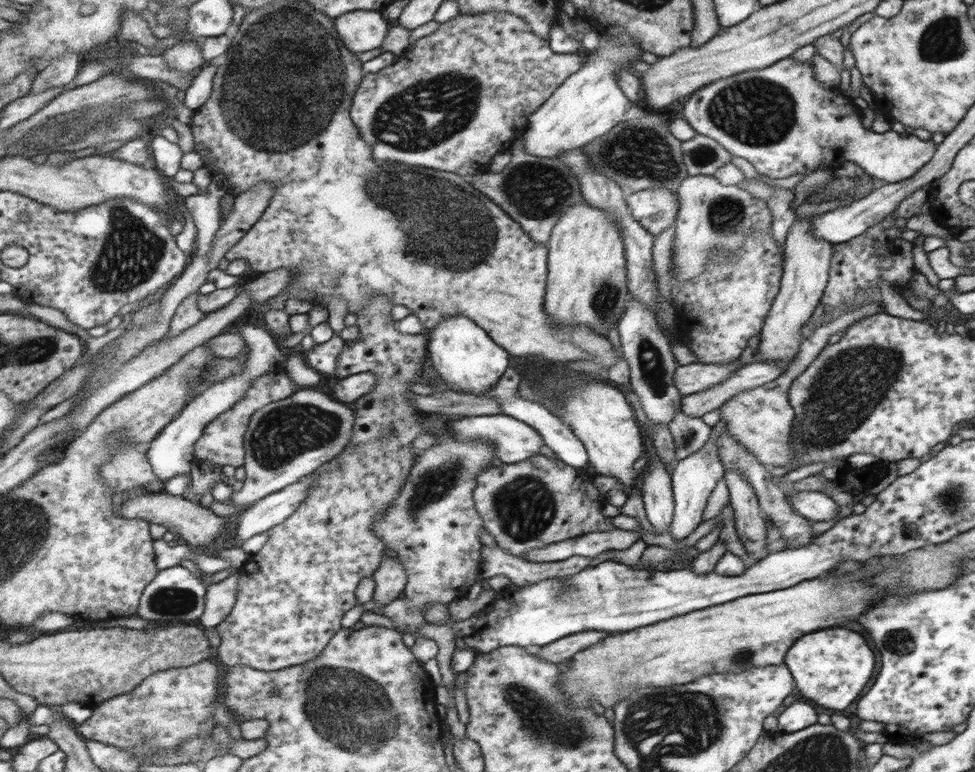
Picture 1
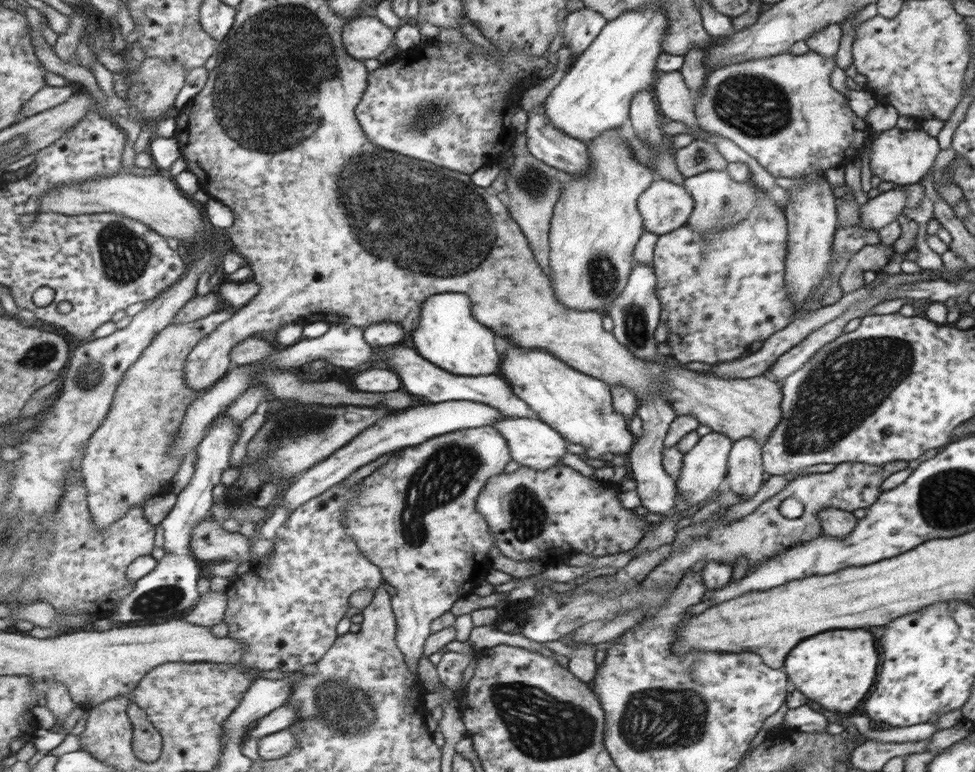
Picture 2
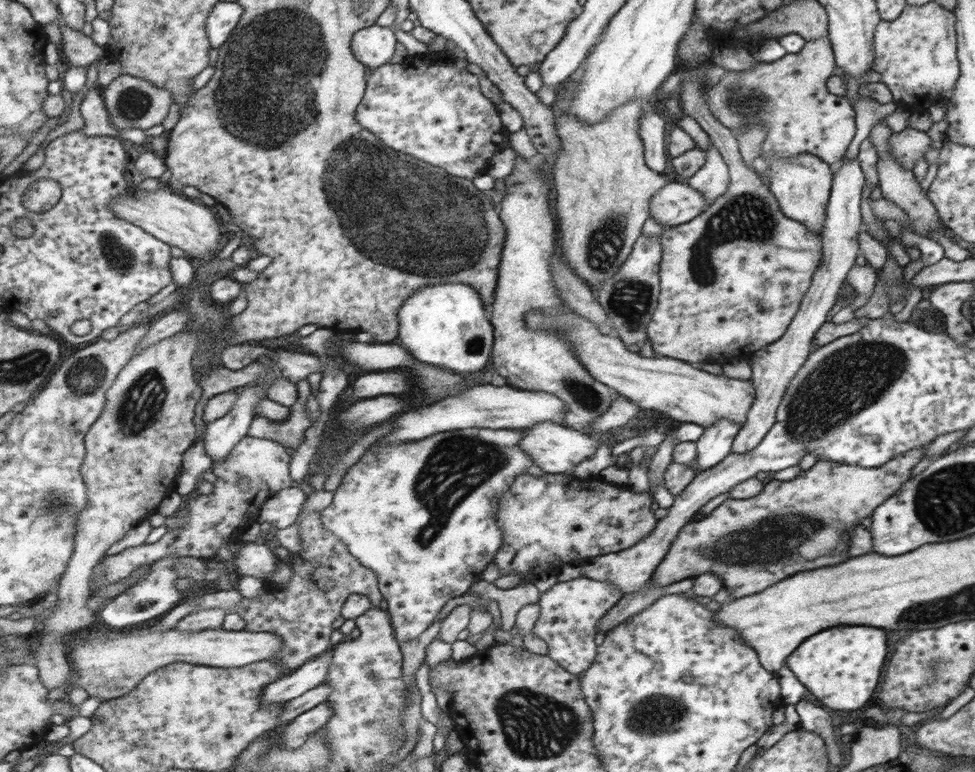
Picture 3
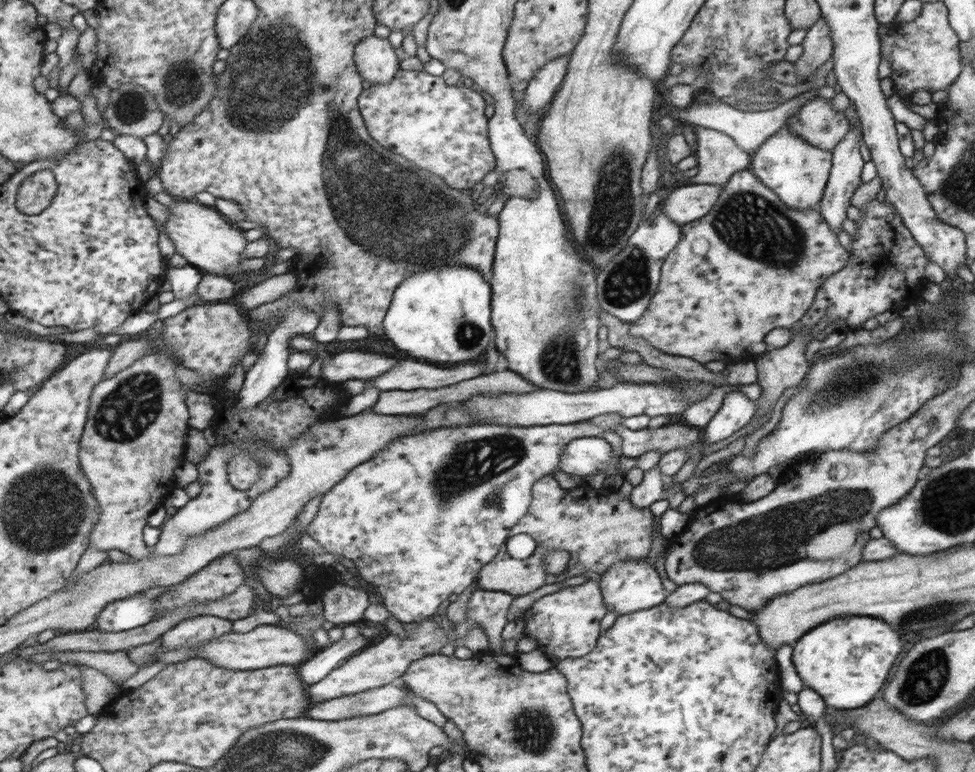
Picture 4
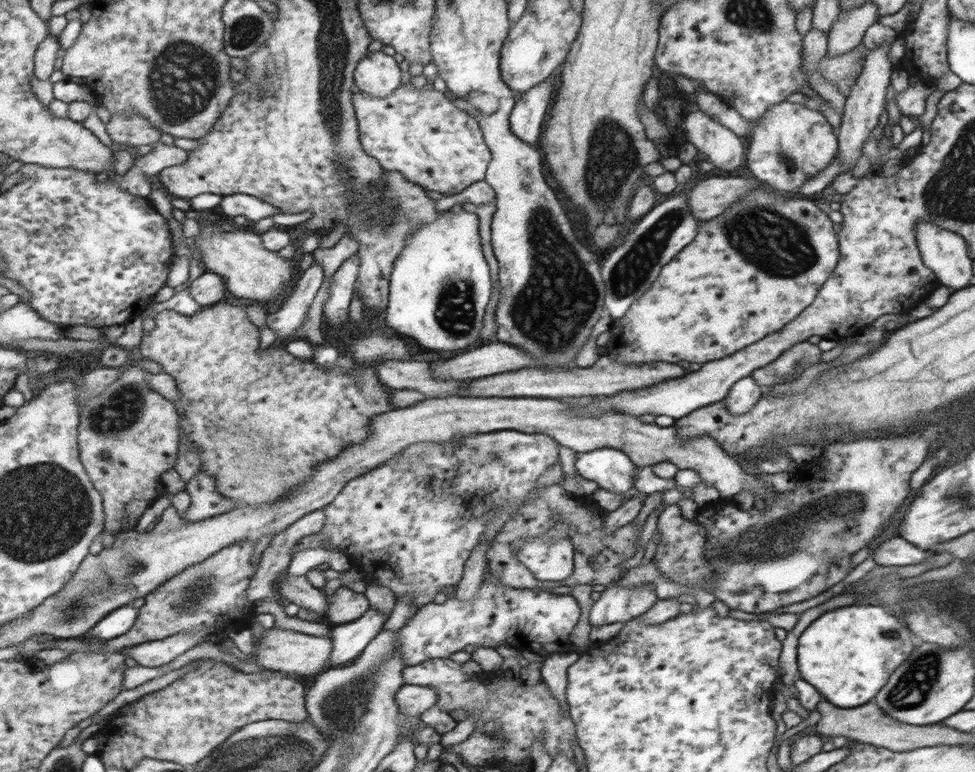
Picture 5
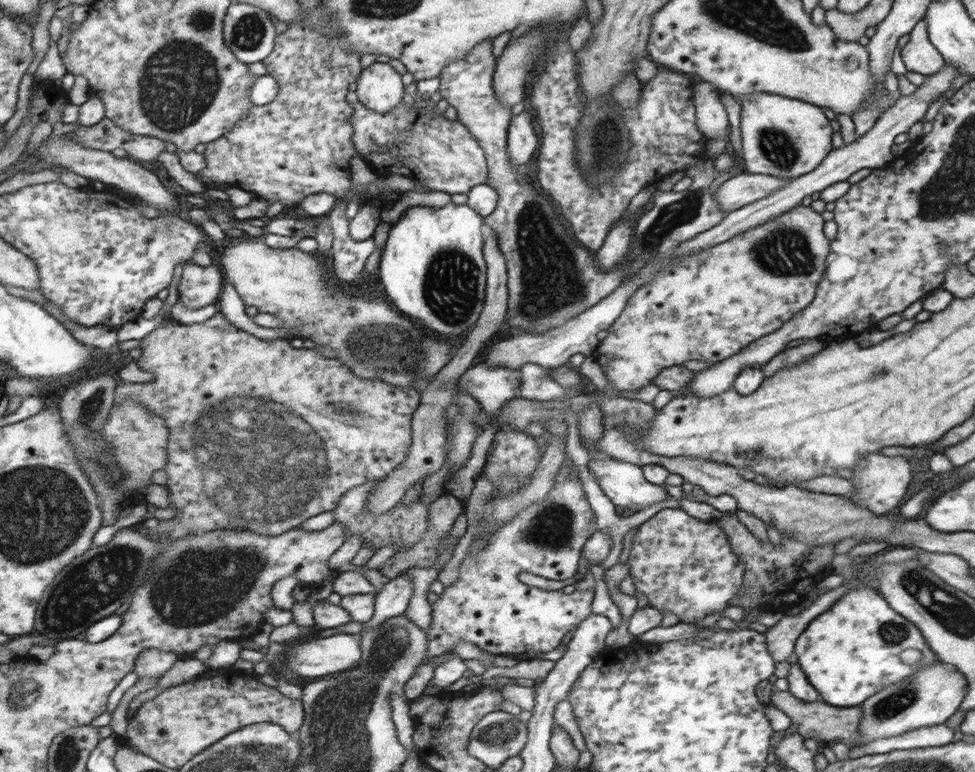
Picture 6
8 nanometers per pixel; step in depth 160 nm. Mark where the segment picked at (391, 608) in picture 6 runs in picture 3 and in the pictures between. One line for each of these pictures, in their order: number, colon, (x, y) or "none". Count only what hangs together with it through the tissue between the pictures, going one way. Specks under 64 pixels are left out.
3: (295, 684)
4: (324, 662)
5: (349, 640)

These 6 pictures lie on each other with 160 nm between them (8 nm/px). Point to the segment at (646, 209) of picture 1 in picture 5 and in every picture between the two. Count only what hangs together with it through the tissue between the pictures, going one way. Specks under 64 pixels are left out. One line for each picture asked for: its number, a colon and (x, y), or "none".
2: (665, 207)
3: (676, 203)
4: (686, 203)
5: (710, 197)

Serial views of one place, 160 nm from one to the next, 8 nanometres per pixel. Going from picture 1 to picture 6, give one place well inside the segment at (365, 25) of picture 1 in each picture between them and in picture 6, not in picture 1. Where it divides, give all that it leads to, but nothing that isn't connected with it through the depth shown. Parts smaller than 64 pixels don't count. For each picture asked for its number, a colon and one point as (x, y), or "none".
2: (366, 37)
3: (374, 46)
4: (376, 59)
5: (378, 75)
6: (380, 89)

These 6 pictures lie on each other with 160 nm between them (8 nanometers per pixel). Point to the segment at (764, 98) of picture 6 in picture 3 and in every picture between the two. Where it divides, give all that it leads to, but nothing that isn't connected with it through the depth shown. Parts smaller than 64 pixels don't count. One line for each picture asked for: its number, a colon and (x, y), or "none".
3: (801, 184)
4: (798, 172)
5: (791, 144)

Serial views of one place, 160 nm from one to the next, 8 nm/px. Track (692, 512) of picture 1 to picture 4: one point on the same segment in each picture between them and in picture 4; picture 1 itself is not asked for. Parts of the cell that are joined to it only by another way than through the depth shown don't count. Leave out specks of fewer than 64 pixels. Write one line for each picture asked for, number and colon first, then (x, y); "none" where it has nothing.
2: (704, 469)
3: (714, 444)
4: (736, 410)

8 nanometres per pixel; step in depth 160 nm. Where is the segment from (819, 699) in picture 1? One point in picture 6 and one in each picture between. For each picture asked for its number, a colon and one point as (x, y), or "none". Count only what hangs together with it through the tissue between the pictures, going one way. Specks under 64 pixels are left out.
2: (837, 669)
3: (842, 667)
4: (846, 661)
5: (848, 654)
6: (838, 652)

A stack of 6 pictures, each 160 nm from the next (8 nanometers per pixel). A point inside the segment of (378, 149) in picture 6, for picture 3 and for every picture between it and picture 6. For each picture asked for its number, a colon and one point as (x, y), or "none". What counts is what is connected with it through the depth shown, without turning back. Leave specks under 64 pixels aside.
3: (437, 114)
4: (444, 129)
5: (420, 133)

